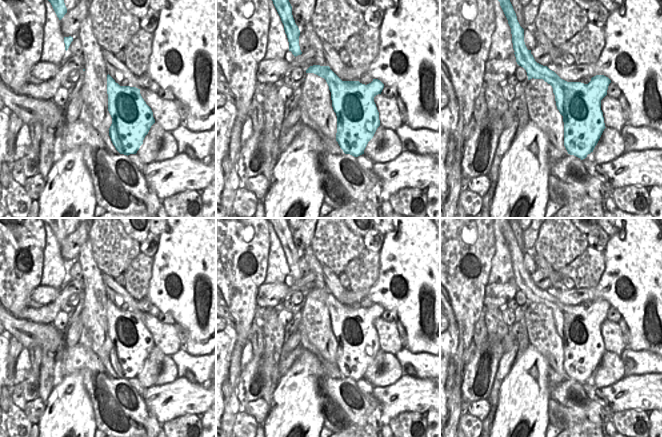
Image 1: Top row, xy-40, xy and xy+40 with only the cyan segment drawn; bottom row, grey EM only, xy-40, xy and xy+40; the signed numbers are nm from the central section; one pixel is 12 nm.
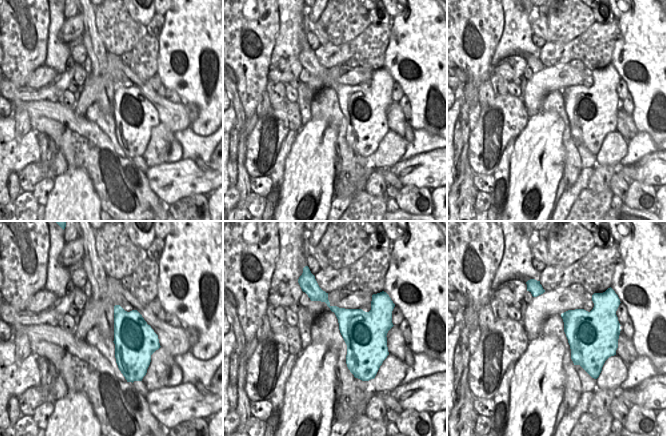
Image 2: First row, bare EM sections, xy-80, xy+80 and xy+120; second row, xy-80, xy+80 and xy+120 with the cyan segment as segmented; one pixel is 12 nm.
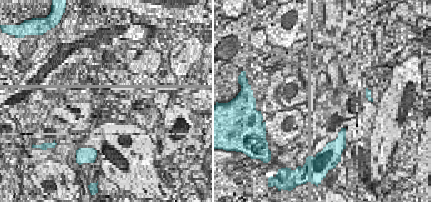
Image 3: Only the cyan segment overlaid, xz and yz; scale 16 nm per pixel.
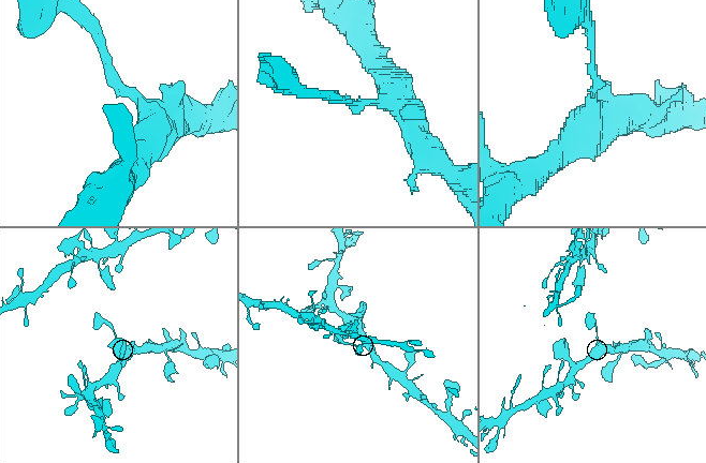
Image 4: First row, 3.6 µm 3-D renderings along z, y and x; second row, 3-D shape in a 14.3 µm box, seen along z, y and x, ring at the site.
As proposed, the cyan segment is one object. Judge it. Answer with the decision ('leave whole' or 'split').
leave whole

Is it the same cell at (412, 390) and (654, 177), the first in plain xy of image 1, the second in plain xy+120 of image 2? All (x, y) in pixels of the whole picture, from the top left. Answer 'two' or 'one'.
one

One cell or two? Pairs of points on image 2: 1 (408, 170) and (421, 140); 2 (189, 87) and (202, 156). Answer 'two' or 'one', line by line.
1: two
2: two

